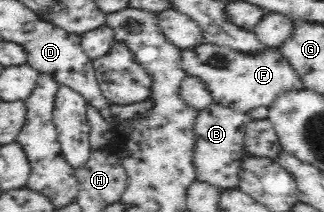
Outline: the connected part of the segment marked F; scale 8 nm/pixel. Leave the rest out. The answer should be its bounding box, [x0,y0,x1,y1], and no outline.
[179,42,303,113]

